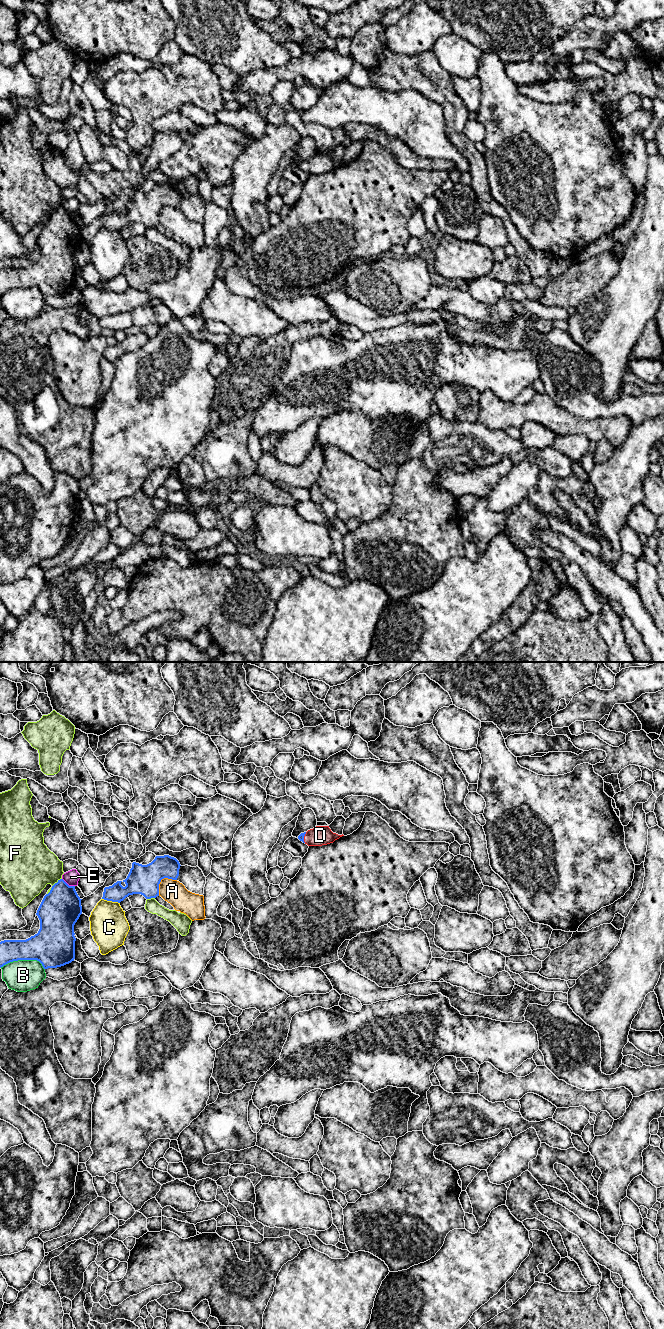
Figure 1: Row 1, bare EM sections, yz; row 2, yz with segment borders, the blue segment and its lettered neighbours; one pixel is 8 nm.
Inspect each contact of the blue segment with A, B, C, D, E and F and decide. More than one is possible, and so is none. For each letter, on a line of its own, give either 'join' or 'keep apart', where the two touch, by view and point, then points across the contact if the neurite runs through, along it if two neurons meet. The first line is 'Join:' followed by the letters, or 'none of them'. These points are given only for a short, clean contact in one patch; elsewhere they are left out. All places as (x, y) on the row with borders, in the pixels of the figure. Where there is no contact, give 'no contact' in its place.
Join: D
A: keep apart; contact yz (161, 879)
B: keep apart; contact yz (23, 959)
C: keep apart; contact yz (111, 900)
D: join; contact yz (303, 837); way yz (301, 837), (303, 837), (316, 837), (320, 835)
E: keep apart; contact yz (67, 884)
F: keep apart; contact yz (52, 886)

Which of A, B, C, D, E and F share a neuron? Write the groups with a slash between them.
A / B / C / D / E / F

